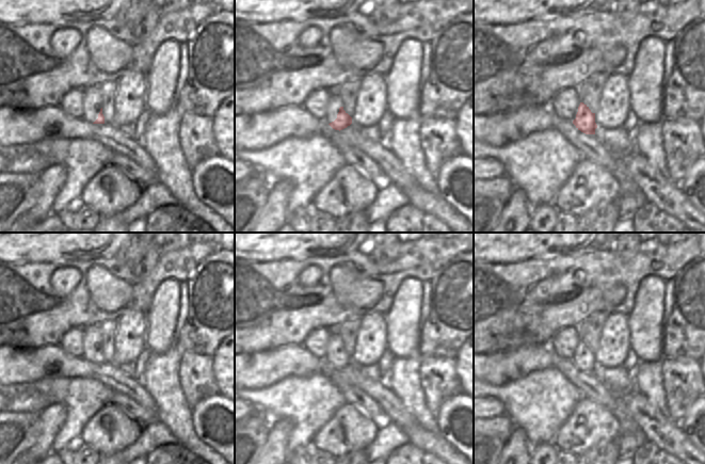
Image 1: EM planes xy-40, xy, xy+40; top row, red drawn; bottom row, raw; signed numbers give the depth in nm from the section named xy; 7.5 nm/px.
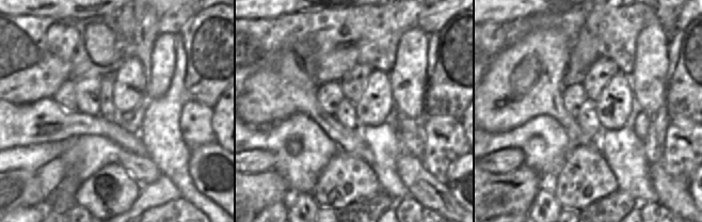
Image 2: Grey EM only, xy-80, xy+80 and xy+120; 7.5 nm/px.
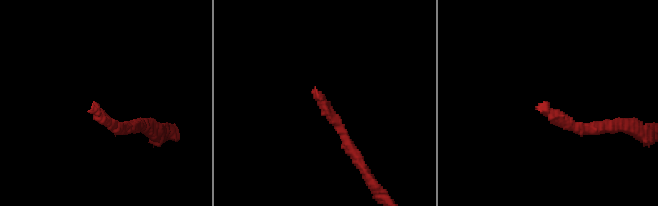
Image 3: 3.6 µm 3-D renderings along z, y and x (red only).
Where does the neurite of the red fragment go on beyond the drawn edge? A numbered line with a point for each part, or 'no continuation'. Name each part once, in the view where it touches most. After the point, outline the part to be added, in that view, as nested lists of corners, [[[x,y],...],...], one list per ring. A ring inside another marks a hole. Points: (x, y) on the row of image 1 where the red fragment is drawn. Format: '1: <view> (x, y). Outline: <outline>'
1: xy (335, 102). Outline: [[[333,90],[333,93],[332,93],[332,95],[329,99],[329,103],[326,106],[325,122],[327,124],[334,122],[337,118],[337,114],[339,112],[340,107],[343,107],[341,97],[337,93],[337,90]]]

